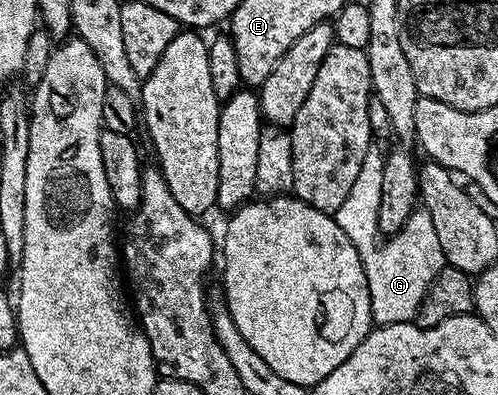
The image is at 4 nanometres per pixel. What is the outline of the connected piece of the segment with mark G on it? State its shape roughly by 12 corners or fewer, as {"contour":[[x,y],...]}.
{"contour":[[383,151],[332,217],[364,264],[374,322],[414,321],[447,260],[415,209],[378,246]]}

